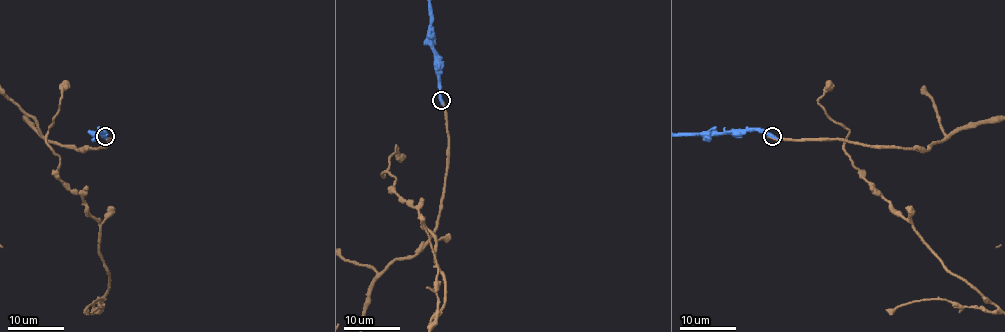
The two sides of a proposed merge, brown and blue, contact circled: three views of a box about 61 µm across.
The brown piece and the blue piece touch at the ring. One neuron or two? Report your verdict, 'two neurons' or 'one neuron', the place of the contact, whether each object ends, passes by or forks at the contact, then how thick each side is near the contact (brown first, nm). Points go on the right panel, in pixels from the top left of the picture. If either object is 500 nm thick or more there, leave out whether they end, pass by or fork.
two neurons | (772, 136) | brown ends | blue ends | 380/440 nm

